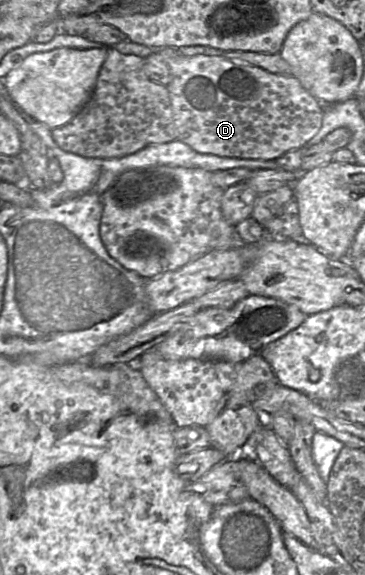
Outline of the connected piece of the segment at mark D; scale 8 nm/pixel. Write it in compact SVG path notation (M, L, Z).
M177 48L158 52L170 69L170 94L177 139L202 154L240 159L275 160L303 147L322 126L324 107L295 76L277 75L243 62L221 56L182 54Z

